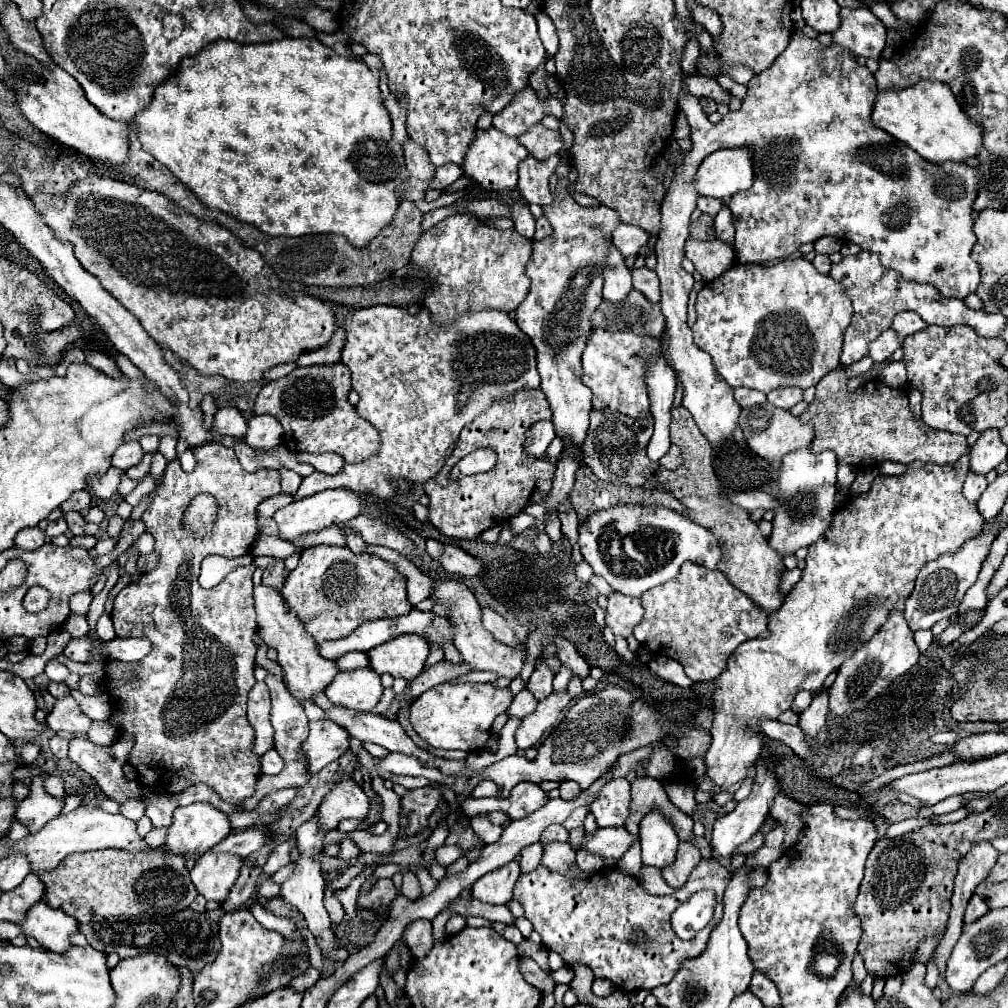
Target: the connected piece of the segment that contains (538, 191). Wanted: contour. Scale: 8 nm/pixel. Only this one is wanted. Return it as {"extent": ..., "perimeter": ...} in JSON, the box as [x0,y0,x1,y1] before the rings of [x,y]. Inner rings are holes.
{"extent":[518,155,560,207],"perimeter":[[[528,155],[520,163],[518,191],[522,193],[526,203],[536,203],[536,205],[542,205],[542,207],[552,203],[552,193],[550,193],[548,181],[550,181],[552,173],[556,171],[558,161],[560,161],[558,155],[552,155],[544,161],[538,161],[532,155]]]}

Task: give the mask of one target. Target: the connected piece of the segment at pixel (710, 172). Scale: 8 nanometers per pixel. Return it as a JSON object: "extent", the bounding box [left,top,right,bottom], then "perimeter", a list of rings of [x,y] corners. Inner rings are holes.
{"extent":[696,147,754,201],"perimeter":[[[750,147],[720,149],[704,159],[698,167],[696,189],[700,195],[728,201],[754,183],[754,151]]]}

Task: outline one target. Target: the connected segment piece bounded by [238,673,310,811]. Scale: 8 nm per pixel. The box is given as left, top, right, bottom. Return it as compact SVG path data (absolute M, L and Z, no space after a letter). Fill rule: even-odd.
M272 673L266 677L266 683L270 687L270 697L272 697L272 727L274 727L274 749L280 753L280 757L284 759L284 769L278 775L260 775L258 783L256 783L256 791L250 799L246 799L246 803L240 803L238 807L242 811L254 811L254 807L258 807L260 799L264 799L270 791L274 789L286 789L286 787L302 787L310 781L310 771L308 771L308 763L306 763L306 755L302 751L302 743L308 737L308 717L304 713L304 707L298 703L298 699L294 701L294 697L286 691L284 681L276 679Z

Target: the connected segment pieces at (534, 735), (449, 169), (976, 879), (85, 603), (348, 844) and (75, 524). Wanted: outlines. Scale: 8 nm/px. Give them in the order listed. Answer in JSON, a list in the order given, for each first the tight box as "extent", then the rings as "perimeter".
[{"extent":[515,691,570,749],"perimeter":[[[560,691],[560,693],[554,693],[546,699],[542,699],[536,707],[534,713],[526,715],[522,721],[520,721],[520,727],[515,732],[515,742],[518,743],[520,749],[528,749],[528,747],[534,747],[542,733],[554,725],[554,721],[558,719],[560,711],[564,711],[568,705],[570,705],[570,695],[568,691]]]},{"extent":[430,163,462,191],"perimeter":[[[446,163],[442,167],[436,167],[436,175],[430,181],[430,189],[440,189],[444,191],[448,185],[452,185],[454,181],[458,181],[462,177],[462,169],[456,163]]]},{"extent":[936,841,998,969],"perimeter":[[[974,841],[972,851],[966,853],[958,861],[958,873],[956,873],[956,883],[954,883],[954,895],[952,895],[952,909],[950,909],[950,919],[948,927],[944,933],[944,939],[936,947],[936,963],[938,969],[946,969],[946,961],[952,953],[952,947],[956,945],[960,931],[962,931],[962,921],[964,921],[964,911],[974,895],[974,887],[978,887],[980,881],[986,879],[990,869],[994,867],[998,859],[998,851],[992,847],[990,841]]]},{"extent":[70,591,92,615],"perimeter":[[[84,591],[84,593],[76,593],[70,597],[70,611],[76,615],[86,615],[92,603],[92,593]]]},{"extent":[338,837,360,863],"perimeter":[[[346,837],[346,839],[340,841],[340,853],[338,853],[338,859],[350,863],[352,859],[358,857],[358,853],[360,853],[360,849],[356,847],[356,843],[354,843],[350,837]]]},{"extent":[64,511,84,535],"perimeter":[[[70,511],[70,513],[64,513],[64,521],[68,523],[68,529],[74,533],[74,535],[84,535],[84,517],[76,511]]]}]

